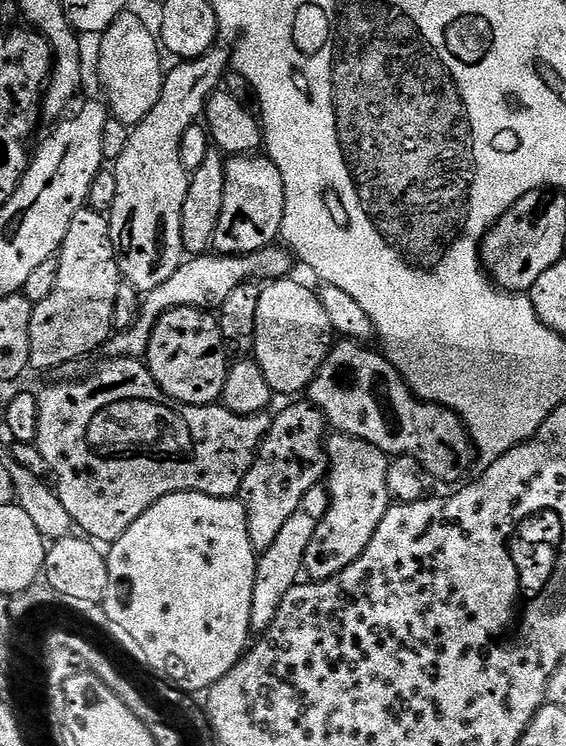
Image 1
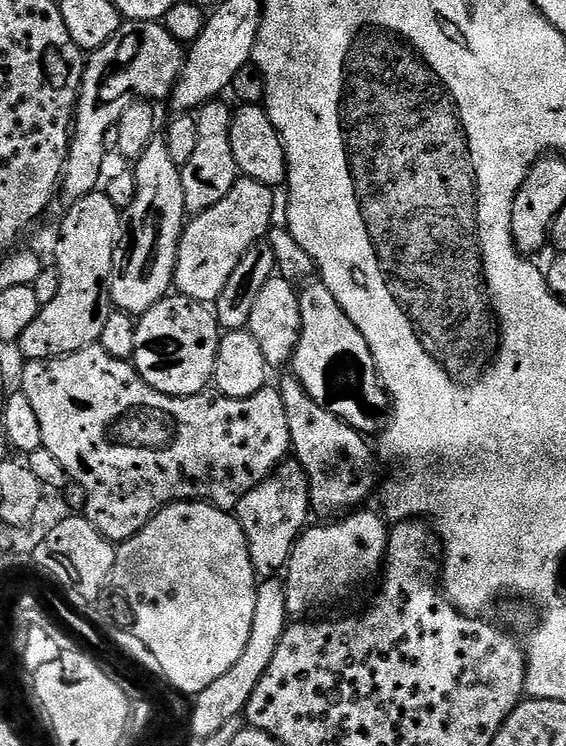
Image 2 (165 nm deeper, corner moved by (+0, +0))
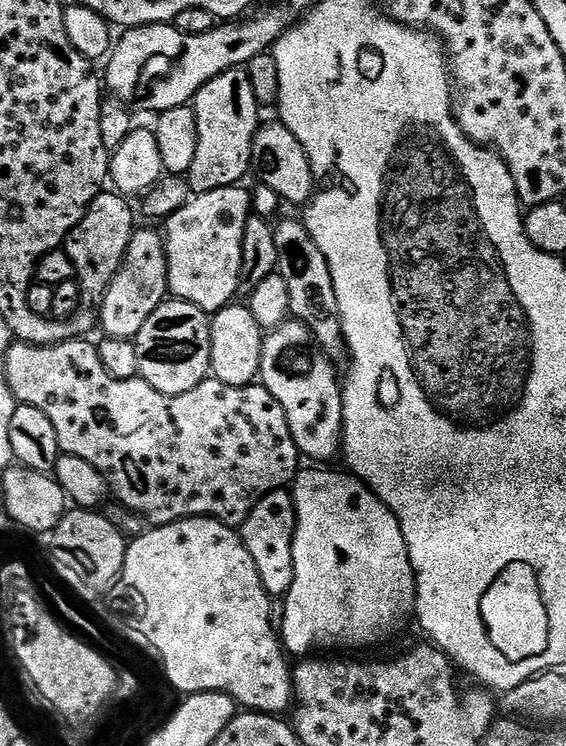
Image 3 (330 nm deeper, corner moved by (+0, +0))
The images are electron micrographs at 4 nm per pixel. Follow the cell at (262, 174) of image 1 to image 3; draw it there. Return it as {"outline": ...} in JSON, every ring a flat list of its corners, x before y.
{"outline":[[244,186,195,193,162,224,164,250,168,256,168,291,175,299,198,306,203,312,215,314,237,299,242,270,242,230,252,209,249,189]]}

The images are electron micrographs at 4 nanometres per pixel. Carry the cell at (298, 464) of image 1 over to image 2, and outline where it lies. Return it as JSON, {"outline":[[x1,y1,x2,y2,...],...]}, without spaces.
{"outline":[[294,458,285,459,262,483,254,486,254,490,250,490,242,502,238,502,234,515,246,534,250,562,257,577,276,578,287,569,292,548,300,533,309,527,308,512,312,511,308,476,304,473,304,467]]}

